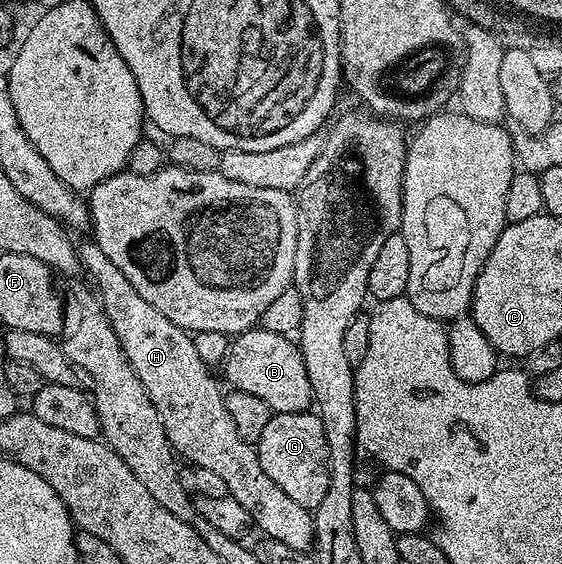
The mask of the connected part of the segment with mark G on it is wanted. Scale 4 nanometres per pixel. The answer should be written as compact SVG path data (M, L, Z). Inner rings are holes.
M314 411L305 412L276 412L269 418L265 431L257 441L257 451L261 470L293 498L293 502L306 508L314 509L325 498L325 490L329 490L329 466L327 465L327 443L325 442L325 430L321 426L321 418Z

